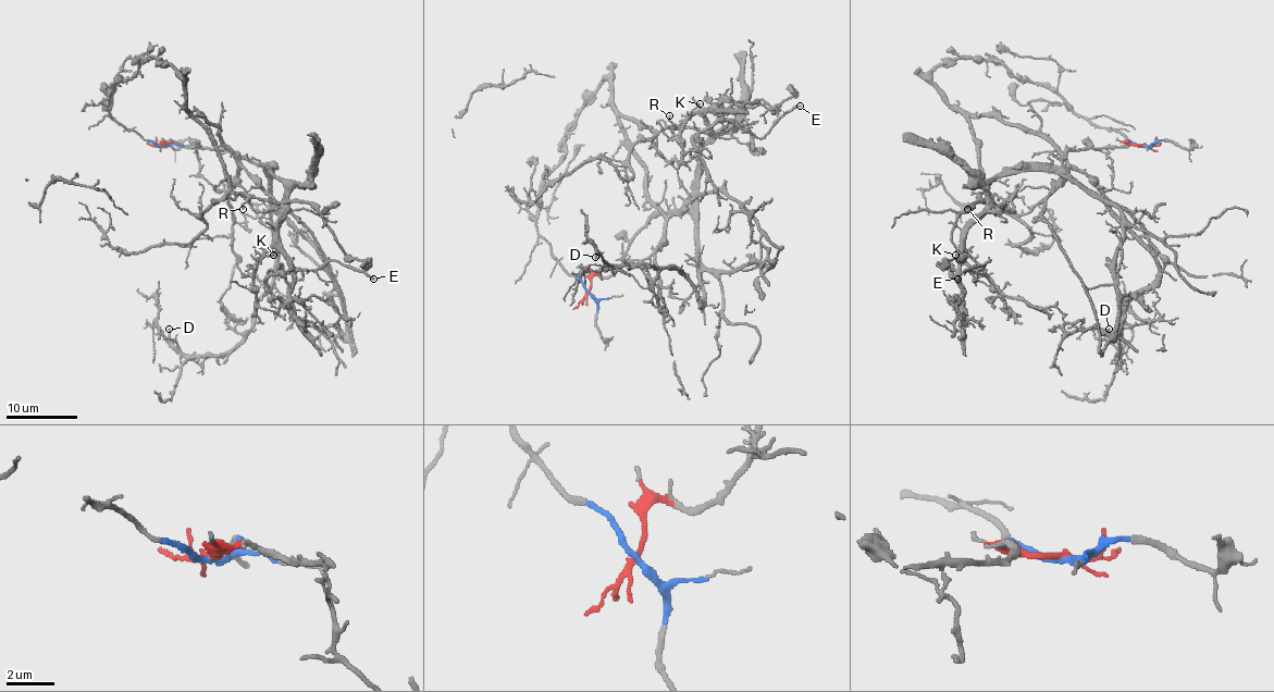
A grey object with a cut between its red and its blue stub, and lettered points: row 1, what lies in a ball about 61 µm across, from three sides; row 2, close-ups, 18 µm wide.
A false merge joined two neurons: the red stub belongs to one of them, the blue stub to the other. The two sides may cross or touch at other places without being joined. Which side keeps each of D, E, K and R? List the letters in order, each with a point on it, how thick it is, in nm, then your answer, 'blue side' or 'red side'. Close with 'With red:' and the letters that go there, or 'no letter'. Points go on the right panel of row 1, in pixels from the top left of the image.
D: (1109, 329) | 120 nm | red side
E: (957, 279) | 200 nm | red side
K: (955, 255) | 120 nm | red side
R: (967, 209) | 140 nm | blue side
With red: D, E, K

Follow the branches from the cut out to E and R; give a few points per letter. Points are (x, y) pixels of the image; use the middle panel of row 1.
E: (589, 292), (652, 219), (690, 208), (696, 151), (713, 135), (707, 110), (763, 137), (800, 104)
R: (589, 292), (539, 233), (542, 180), (604, 79), (611, 103), (638, 124), (657, 132), (671, 126), (668, 115)

